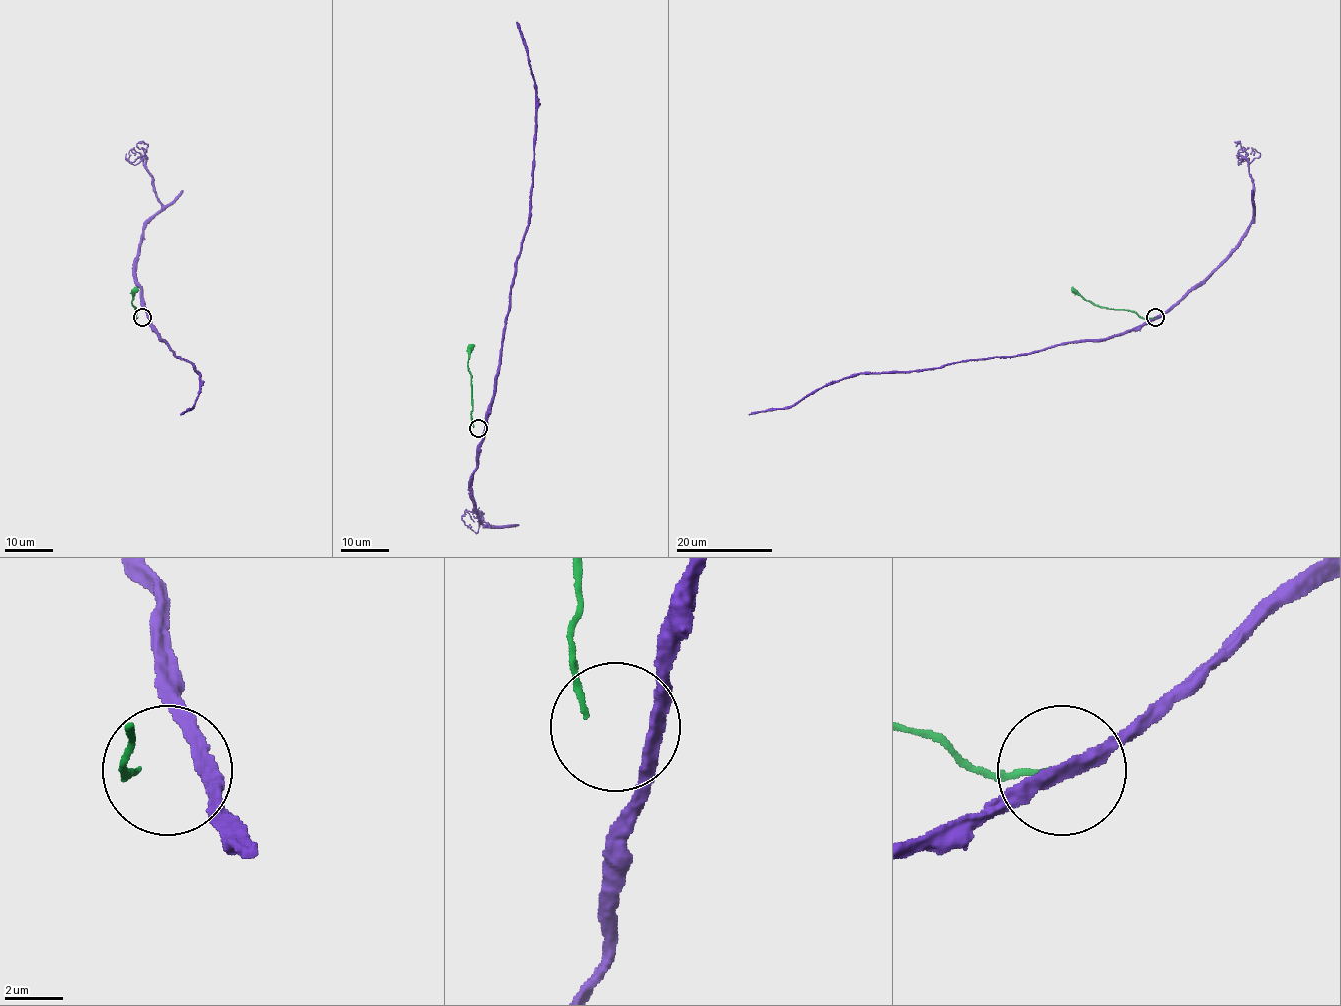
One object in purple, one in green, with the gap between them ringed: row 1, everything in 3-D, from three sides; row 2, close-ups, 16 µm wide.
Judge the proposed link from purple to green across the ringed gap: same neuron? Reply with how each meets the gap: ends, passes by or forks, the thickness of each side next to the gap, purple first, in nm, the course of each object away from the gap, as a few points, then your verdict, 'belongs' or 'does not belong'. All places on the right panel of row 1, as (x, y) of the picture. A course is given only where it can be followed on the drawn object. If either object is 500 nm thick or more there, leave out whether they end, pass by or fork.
purple passes by; green ends; calibres 400 and 180 nm; course purple (1157, 318), (1105, 338), (1059, 343), (1023, 354), (913, 371), (854, 373), (815, 389), (792, 405), (749, 414); course green (1155, 318), (1140, 318), (1133, 312), (1094, 306), (1071, 287); does not belong

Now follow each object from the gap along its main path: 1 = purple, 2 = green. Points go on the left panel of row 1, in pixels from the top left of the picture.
1: (147, 318), (175, 354), (190, 362), (199, 373), (194, 405), (180, 414)
2: (137, 318), (133, 306), (133, 292), (137, 287)

